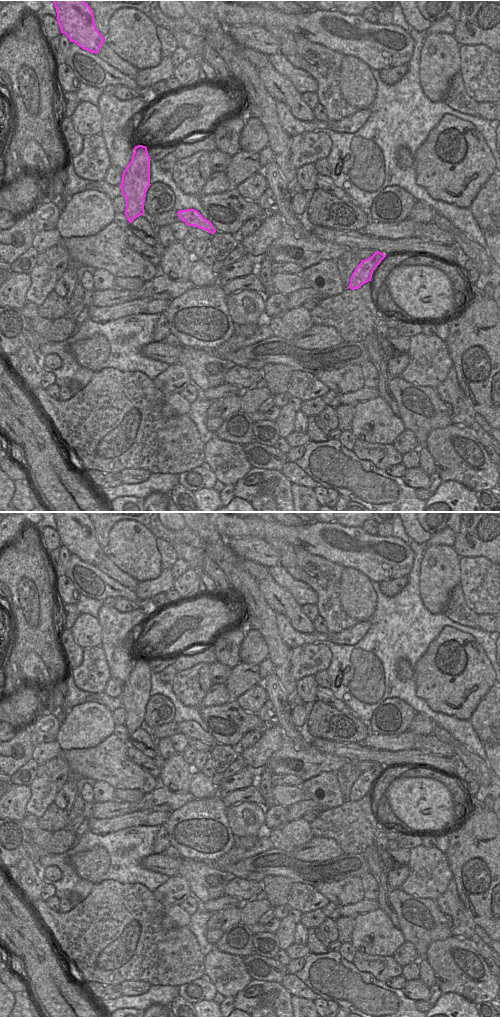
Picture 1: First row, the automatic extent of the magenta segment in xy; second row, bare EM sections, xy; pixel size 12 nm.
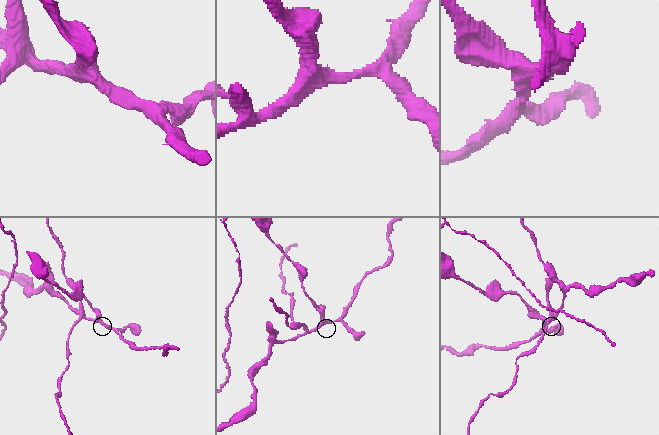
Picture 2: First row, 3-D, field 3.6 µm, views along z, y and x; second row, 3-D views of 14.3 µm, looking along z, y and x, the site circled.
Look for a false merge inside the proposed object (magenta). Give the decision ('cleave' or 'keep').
cleave

